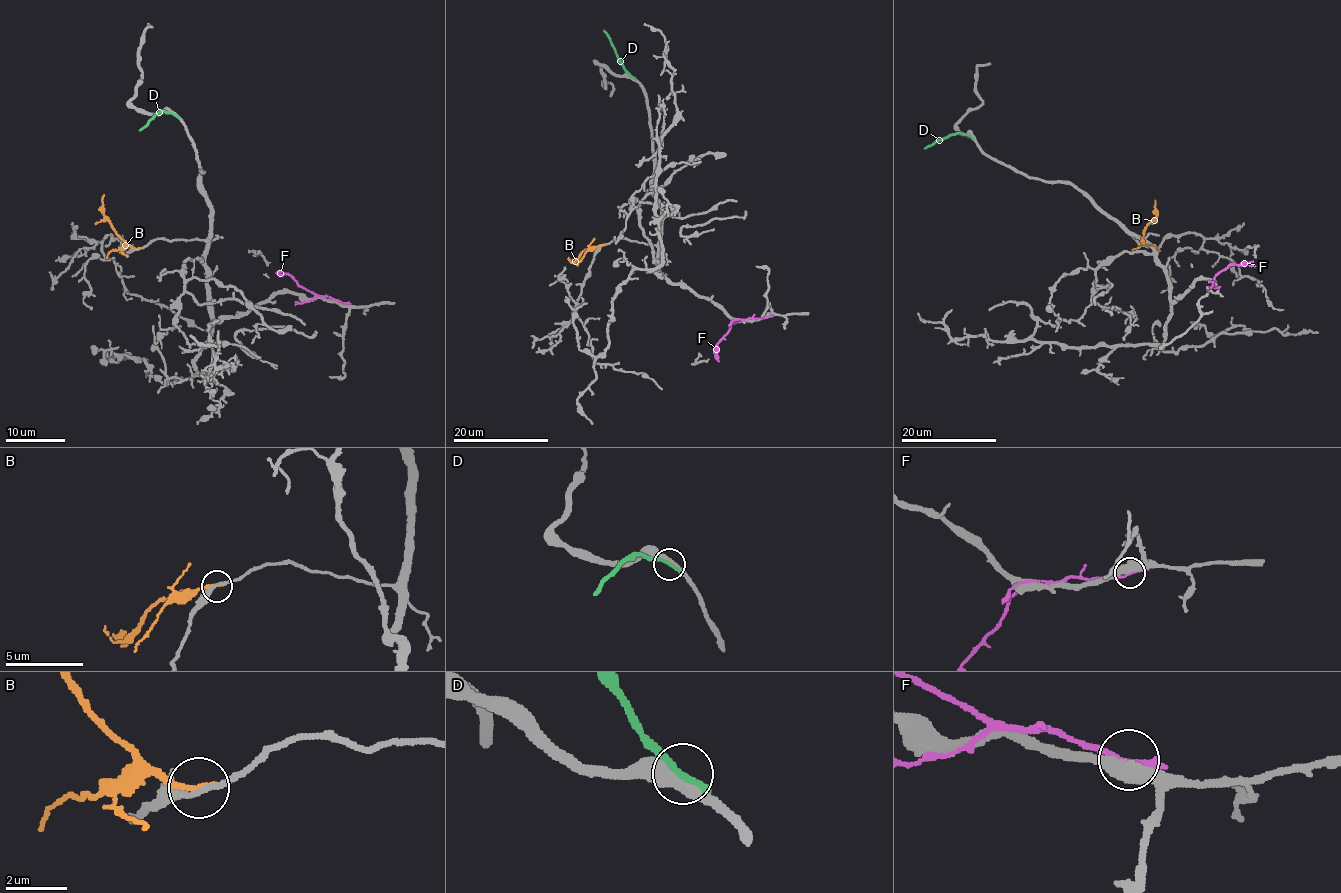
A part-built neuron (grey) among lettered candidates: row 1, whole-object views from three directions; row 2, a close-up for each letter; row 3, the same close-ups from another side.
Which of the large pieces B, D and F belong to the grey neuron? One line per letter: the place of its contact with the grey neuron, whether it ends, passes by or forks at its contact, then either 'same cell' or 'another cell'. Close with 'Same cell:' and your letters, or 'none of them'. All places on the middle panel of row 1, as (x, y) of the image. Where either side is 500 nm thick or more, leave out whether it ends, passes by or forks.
B: contact (602, 245); it ends; another cell
D: contact (631, 76); it ends; same cell
F: contact (767, 317); another cell
Same cell: D

